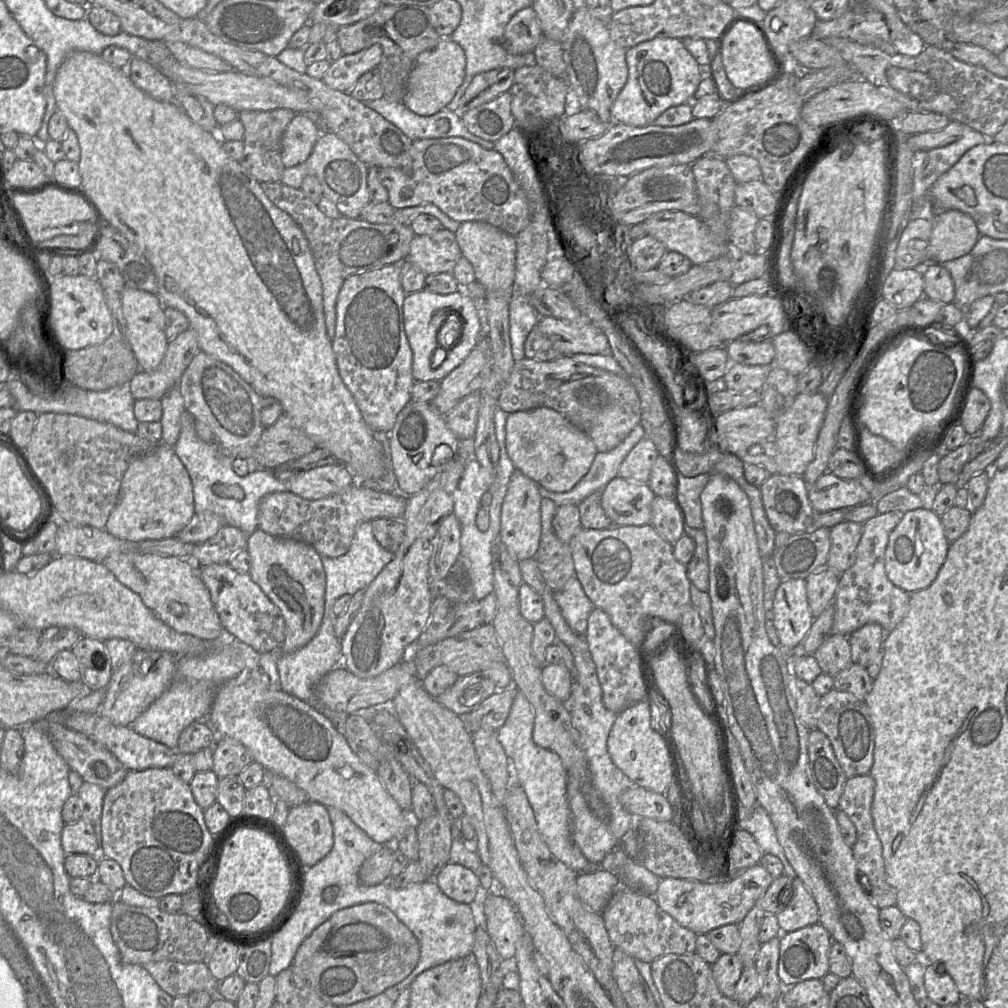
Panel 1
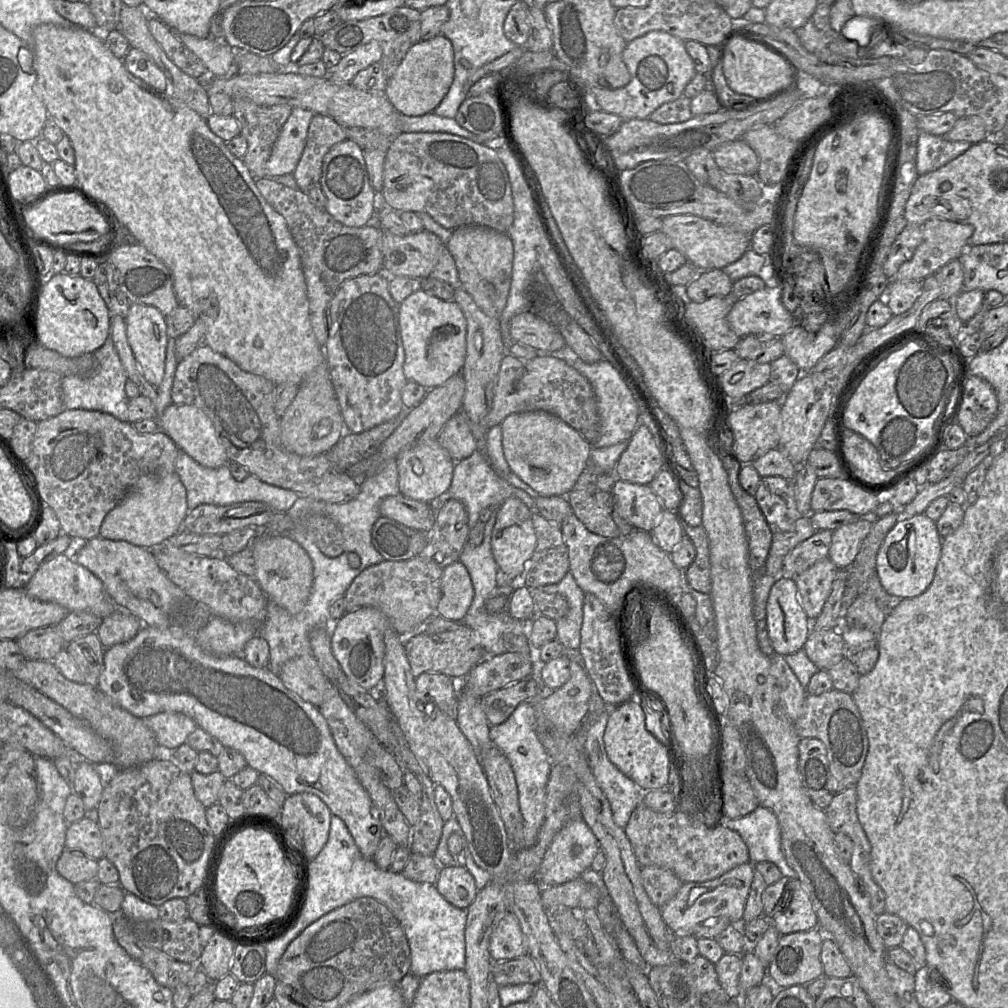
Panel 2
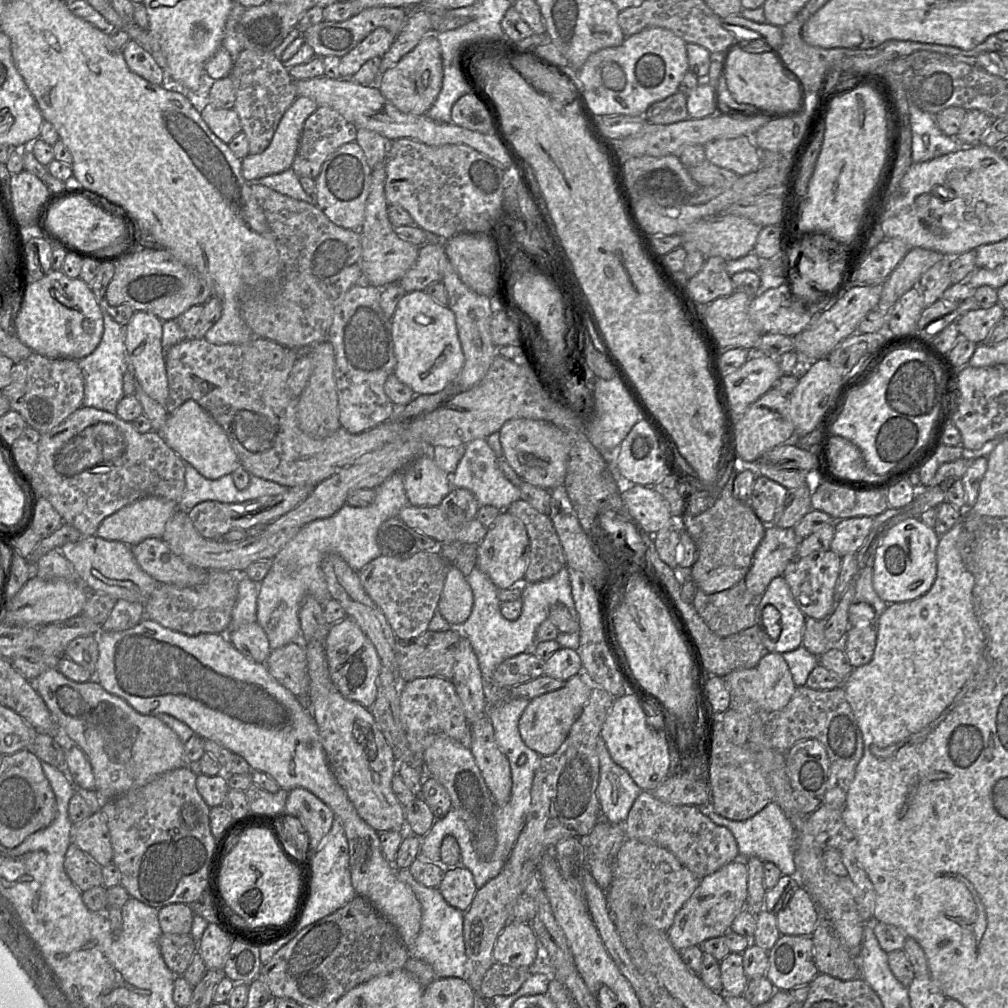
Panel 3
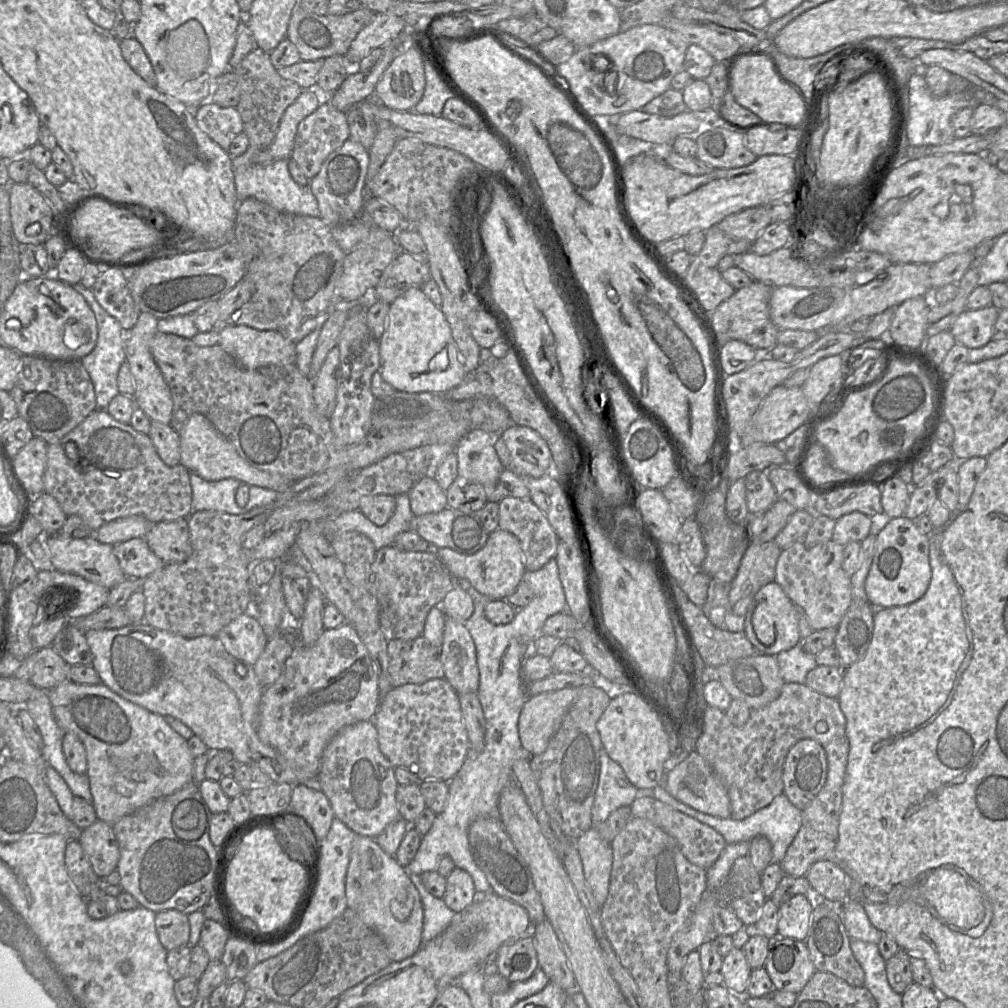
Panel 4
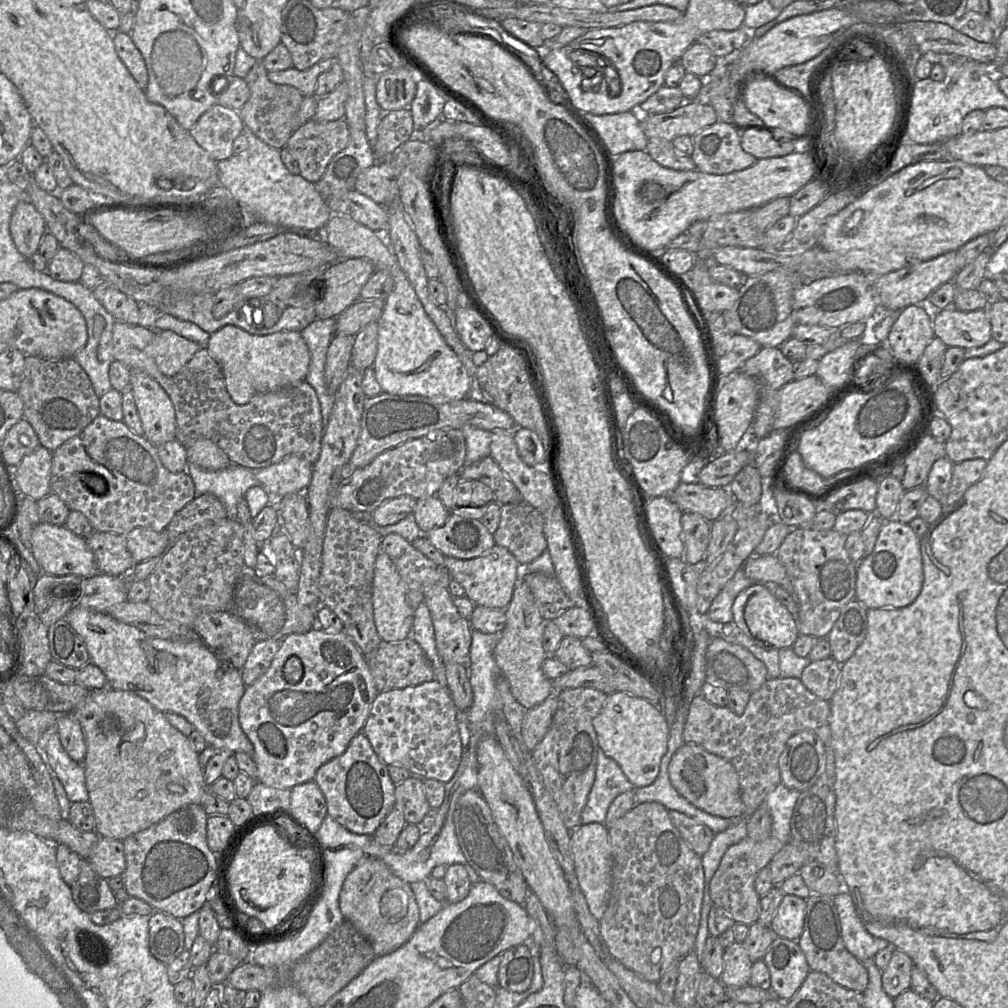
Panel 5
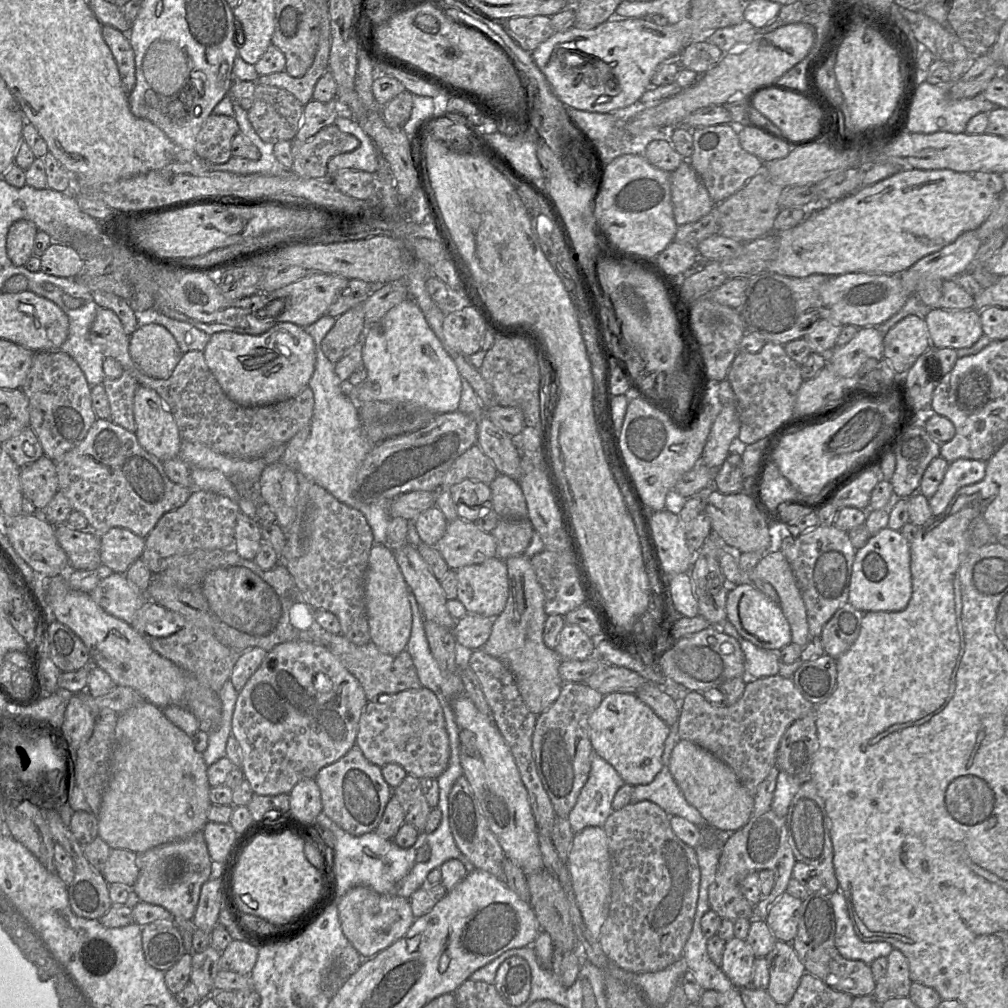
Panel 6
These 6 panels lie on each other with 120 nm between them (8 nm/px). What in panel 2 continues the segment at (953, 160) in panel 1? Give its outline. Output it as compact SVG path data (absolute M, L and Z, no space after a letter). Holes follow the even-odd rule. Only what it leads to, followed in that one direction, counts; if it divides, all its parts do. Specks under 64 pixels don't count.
M919 130L916 168L918 175L935 171L962 155L973 144L967 141L951 141L943 136Z

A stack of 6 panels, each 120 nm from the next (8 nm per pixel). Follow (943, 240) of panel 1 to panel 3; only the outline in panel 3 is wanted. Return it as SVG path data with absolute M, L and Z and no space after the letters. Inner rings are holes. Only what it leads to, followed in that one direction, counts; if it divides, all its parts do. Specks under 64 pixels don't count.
M911 248L903 260L897 265L893 272L882 283L882 292L877 306L877 310L886 319L886 326L888 316L891 314L891 309L899 298L908 290L918 287L918 283L922 275L929 270L937 262L944 259L945 256L937 251L924 249L924 248Z

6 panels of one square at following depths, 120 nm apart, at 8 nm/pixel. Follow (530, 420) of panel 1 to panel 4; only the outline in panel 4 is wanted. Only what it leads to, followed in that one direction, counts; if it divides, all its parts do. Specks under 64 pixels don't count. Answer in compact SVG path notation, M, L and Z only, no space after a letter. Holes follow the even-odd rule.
M513 424L500 434L517 474L541 477L553 470L553 458L547 442L530 427Z

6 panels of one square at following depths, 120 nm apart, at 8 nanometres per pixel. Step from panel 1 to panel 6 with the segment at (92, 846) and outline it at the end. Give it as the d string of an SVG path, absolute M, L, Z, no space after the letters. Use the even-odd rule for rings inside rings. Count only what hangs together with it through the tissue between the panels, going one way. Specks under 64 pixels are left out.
M112 849L102 875L108 884L121 883L132 888L138 877L136 853L124 849Z

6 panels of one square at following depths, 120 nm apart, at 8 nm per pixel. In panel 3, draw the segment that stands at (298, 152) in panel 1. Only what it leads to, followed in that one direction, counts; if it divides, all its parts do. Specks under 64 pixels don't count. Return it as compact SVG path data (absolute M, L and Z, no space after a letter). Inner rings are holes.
M298 96L281 118L269 146L262 153L248 154L241 160L243 178L251 182L290 169L299 148L304 122L318 106L311 98Z

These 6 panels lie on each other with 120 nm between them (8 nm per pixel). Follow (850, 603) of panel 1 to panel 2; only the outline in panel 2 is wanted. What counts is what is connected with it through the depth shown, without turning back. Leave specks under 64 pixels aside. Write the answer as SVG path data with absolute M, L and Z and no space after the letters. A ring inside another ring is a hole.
M892 512L873 521L871 530L863 541L859 553L847 569L848 579L843 595L844 616L848 607L860 594L869 594L887 611L894 599L883 588L876 570L876 558L888 532L898 522L898 513Z

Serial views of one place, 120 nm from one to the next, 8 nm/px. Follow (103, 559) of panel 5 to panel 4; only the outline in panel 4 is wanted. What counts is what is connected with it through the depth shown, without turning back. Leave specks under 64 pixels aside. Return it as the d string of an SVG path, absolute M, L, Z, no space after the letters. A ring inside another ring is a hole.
M144 537L114 544L113 552L127 578L144 580L165 565L149 548Z

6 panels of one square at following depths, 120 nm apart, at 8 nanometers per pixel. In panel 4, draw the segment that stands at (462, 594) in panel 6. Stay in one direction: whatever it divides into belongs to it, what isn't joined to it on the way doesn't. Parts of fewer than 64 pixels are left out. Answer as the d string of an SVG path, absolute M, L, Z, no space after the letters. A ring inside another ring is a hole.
M500 528L489 534L484 547L475 554L465 555L449 548L439 548L437 556L455 580L467 579L471 583L473 593L480 594L488 600L504 600L515 591L526 572L518 538Z

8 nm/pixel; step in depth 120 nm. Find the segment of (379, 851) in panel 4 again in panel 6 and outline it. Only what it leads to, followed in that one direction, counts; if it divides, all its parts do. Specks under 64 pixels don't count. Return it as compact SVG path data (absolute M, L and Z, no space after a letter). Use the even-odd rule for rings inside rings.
M366 886L351 888L341 898L336 898L342 931L363 959L370 959L402 938L415 921L409 899L379 894Z

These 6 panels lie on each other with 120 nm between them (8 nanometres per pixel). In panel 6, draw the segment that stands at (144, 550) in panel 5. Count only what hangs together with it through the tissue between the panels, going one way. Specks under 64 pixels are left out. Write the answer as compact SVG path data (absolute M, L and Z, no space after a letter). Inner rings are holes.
M121 527L111 528L99 538L102 570L105 572L125 574L141 557L145 547L145 538Z

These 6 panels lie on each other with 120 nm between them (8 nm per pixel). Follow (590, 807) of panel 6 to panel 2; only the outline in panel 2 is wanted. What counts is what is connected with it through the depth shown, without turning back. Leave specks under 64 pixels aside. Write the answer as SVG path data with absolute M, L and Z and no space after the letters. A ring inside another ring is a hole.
M593 685L593 694L590 698L589 702L589 712L584 719L584 726L585 726L585 744L584 744L584 750L585 755L587 758L587 761L589 763L589 766L592 770L592 773L595 777L595 780L603 793L605 794L606 798L608 799L611 811L613 815L613 819L615 823L621 827L622 829L625 829L627 826L629 819L631 817L632 812L636 809L636 807L642 803L642 796L643 791L640 789L640 787L628 776L626 776L623 772L621 772L609 759L605 744L604 744L604 733L607 726L608 718L610 715L610 707L603 701L603 699L599 696L599 694L594 690Z

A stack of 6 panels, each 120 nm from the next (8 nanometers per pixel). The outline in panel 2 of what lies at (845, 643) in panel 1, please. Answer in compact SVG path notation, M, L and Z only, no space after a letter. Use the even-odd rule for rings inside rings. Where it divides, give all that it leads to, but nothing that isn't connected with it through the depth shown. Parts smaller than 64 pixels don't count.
M839 629L811 630L803 649L819 670L828 671L844 656L850 656Z

